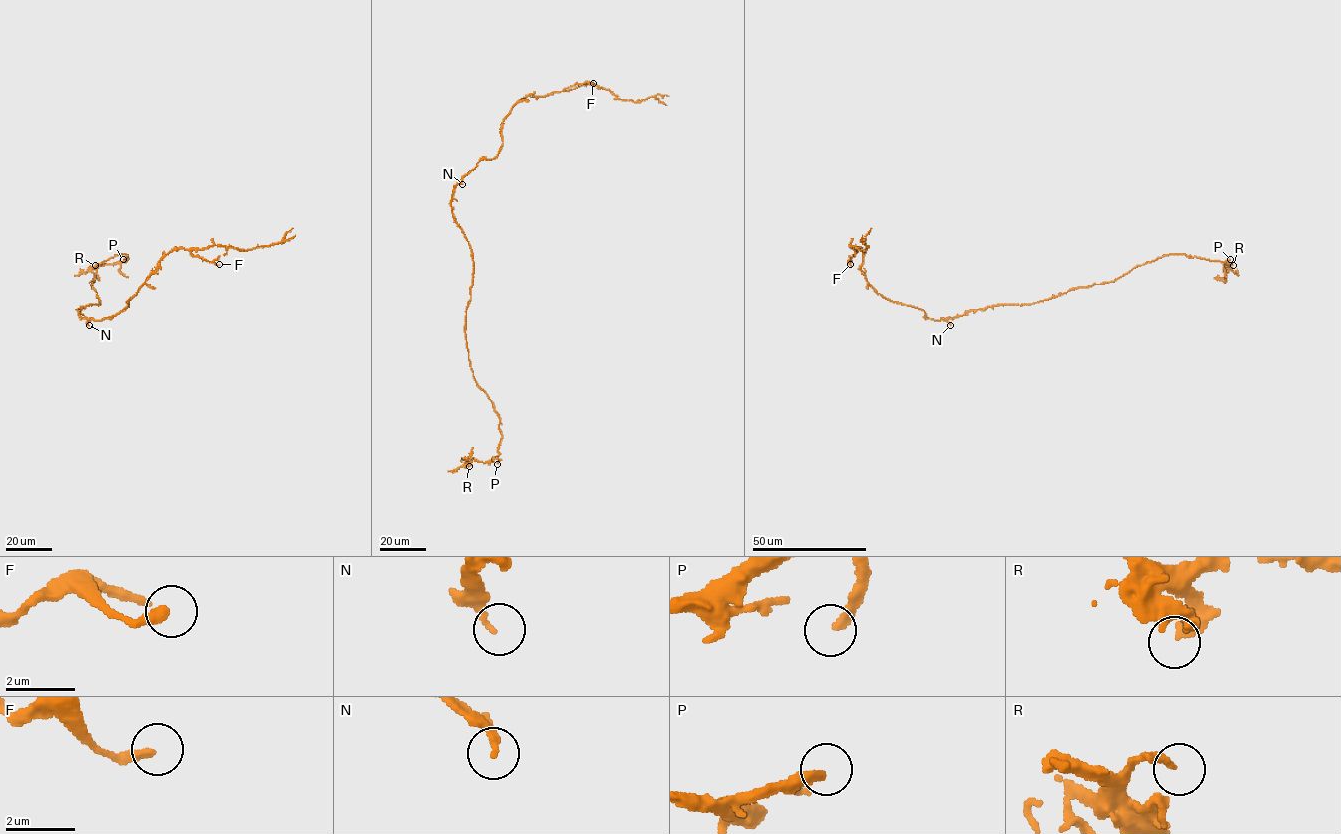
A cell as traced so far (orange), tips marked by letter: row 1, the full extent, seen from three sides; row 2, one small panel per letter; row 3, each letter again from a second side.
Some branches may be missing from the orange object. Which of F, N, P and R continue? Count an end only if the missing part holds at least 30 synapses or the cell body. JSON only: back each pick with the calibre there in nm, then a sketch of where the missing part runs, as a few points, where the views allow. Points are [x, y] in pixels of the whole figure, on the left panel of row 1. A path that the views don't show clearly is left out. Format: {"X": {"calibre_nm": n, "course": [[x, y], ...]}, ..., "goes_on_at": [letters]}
{"P": {"calibre_nm": 280, "course": [[123, 259], [125, 261], [127, 235], [117, 229], [113, 215], [63, 166], [59, 169], [58, 181]]}, "goes_on_at": ["P"]}

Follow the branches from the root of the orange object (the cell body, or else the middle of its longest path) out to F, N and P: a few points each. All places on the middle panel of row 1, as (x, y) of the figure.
F: (451, 210), (455, 186), (480, 160), (497, 156), (503, 119), (520, 100), (593, 83)
N: (451, 210), (453, 189), (461, 180), (462, 184)
P: (451, 210), (471, 252), (473, 277), (465, 335), (477, 385), (486, 394), (499, 418), (502, 438), (497, 464)

